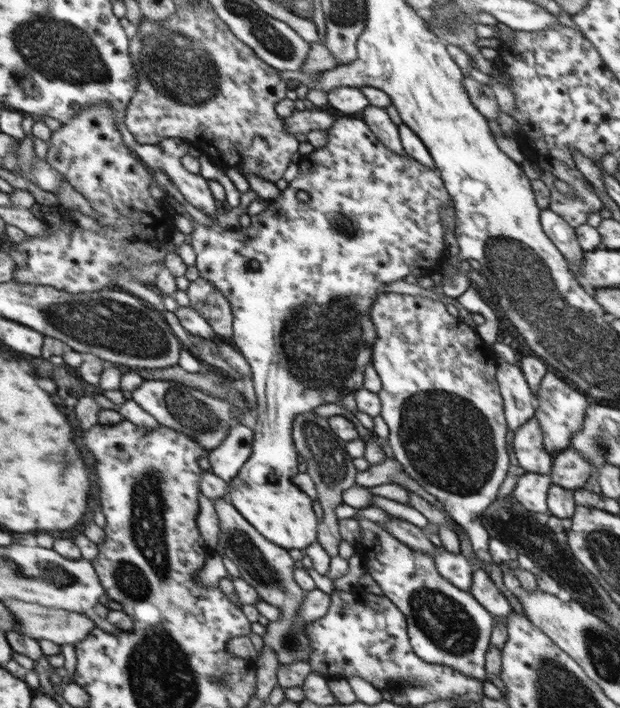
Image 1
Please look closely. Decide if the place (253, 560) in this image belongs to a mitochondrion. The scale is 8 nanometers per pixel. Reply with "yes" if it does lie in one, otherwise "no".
yes

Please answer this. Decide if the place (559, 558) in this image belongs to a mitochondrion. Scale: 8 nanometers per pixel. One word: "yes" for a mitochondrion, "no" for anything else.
yes

